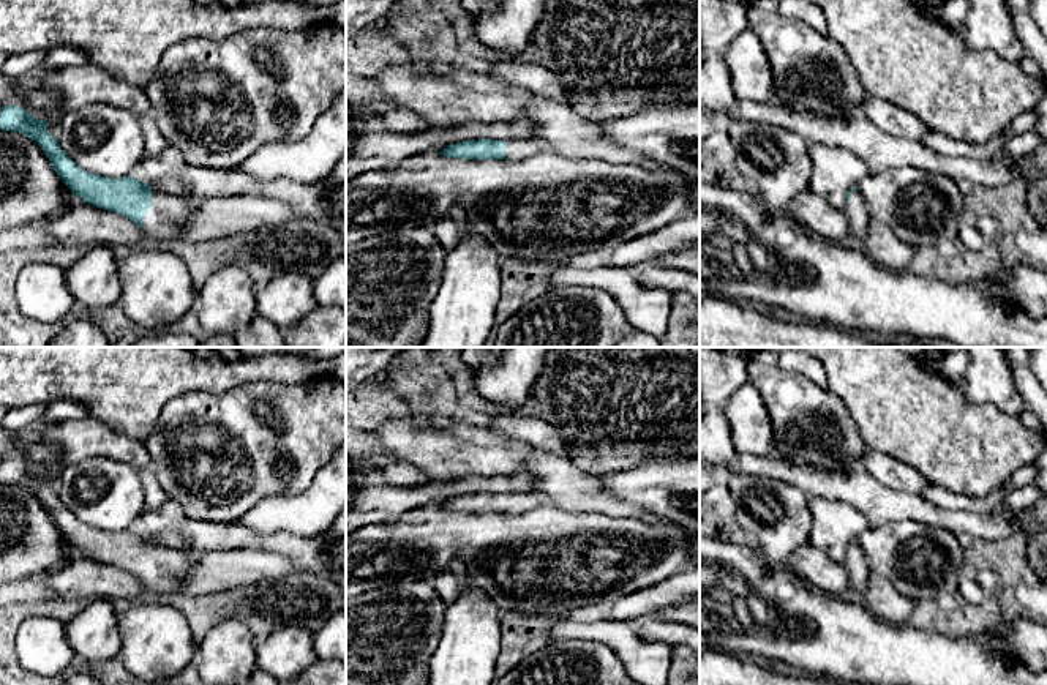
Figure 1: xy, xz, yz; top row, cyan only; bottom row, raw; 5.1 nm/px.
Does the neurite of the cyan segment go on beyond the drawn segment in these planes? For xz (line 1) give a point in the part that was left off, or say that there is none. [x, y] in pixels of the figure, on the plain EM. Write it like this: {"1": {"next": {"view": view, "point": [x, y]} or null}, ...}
{"1": {"next": {"view": "xz", "point": [515, 504]}}}

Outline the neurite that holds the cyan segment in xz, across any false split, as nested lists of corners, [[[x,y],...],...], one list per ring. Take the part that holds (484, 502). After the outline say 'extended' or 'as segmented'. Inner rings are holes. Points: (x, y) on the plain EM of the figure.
[[[464,494],[460,497],[447,499],[441,508],[447,511],[464,511],[464,513],[512,513],[520,515],[534,510],[545,503],[543,496],[529,494]]] | extended

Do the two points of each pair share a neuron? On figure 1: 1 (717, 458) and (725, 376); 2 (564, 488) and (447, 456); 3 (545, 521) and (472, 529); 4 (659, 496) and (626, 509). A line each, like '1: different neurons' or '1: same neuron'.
1: same neuron
2: same neuron
3: same neuron
4: different neurons

